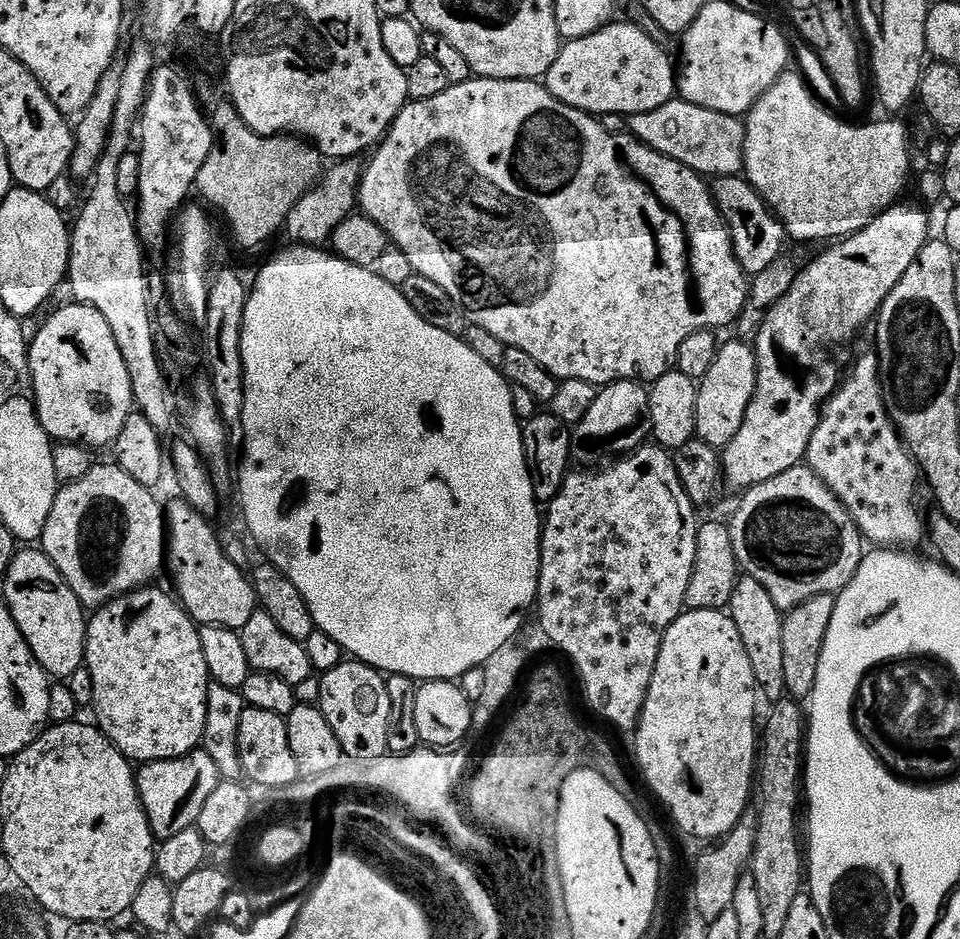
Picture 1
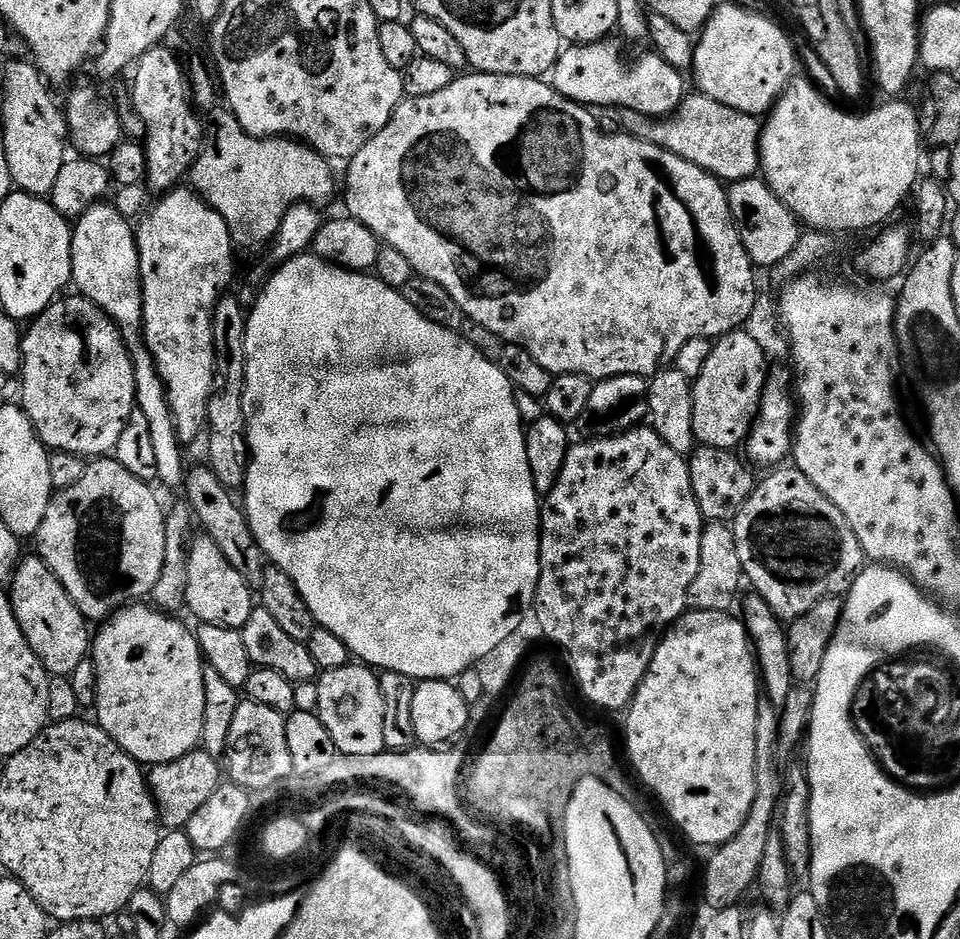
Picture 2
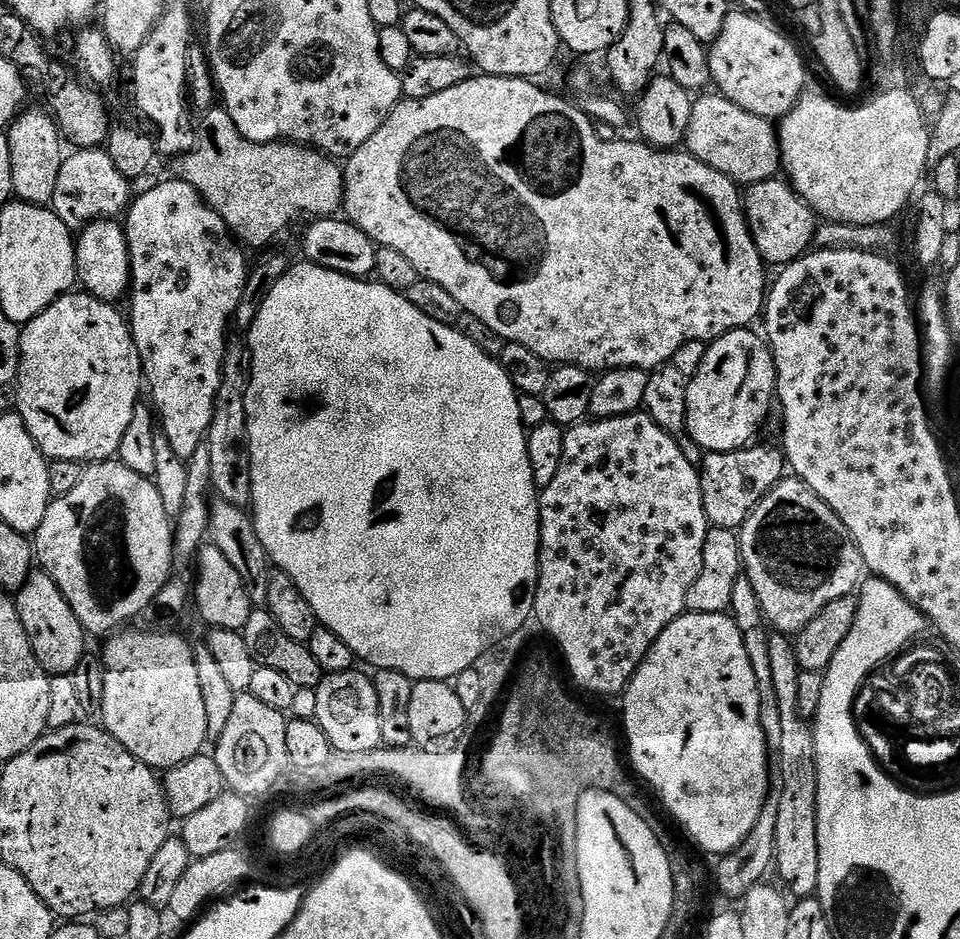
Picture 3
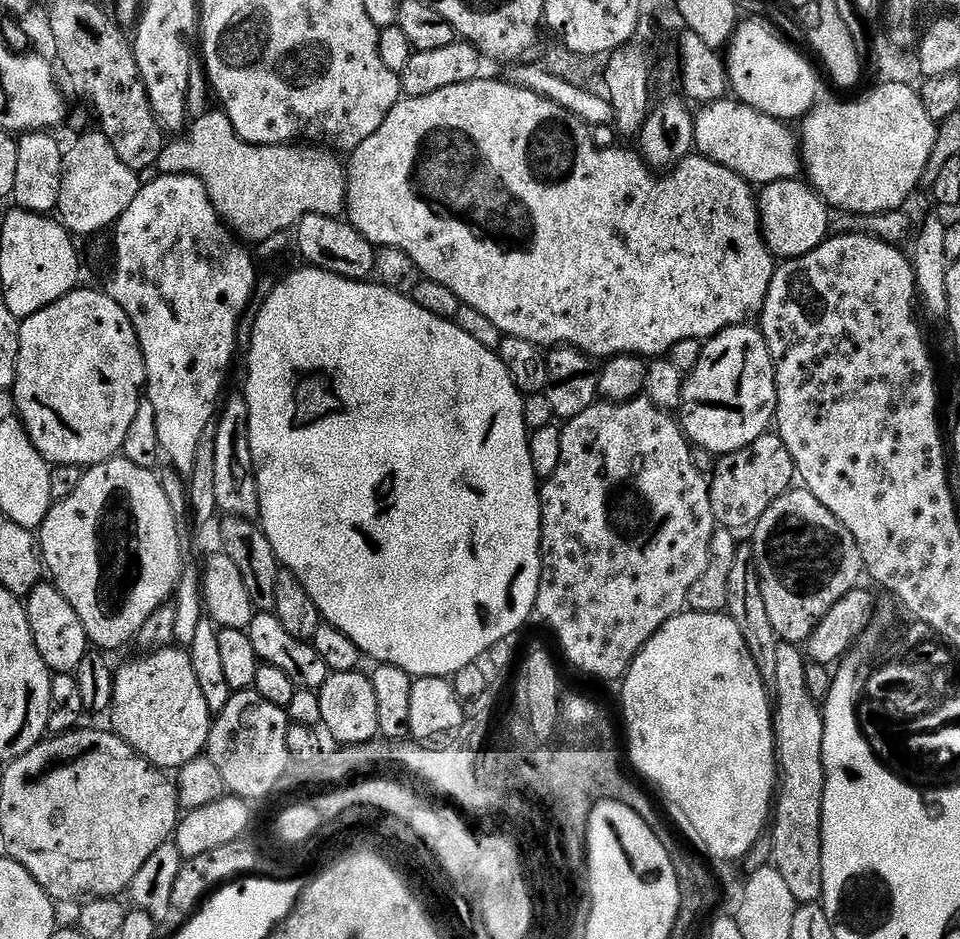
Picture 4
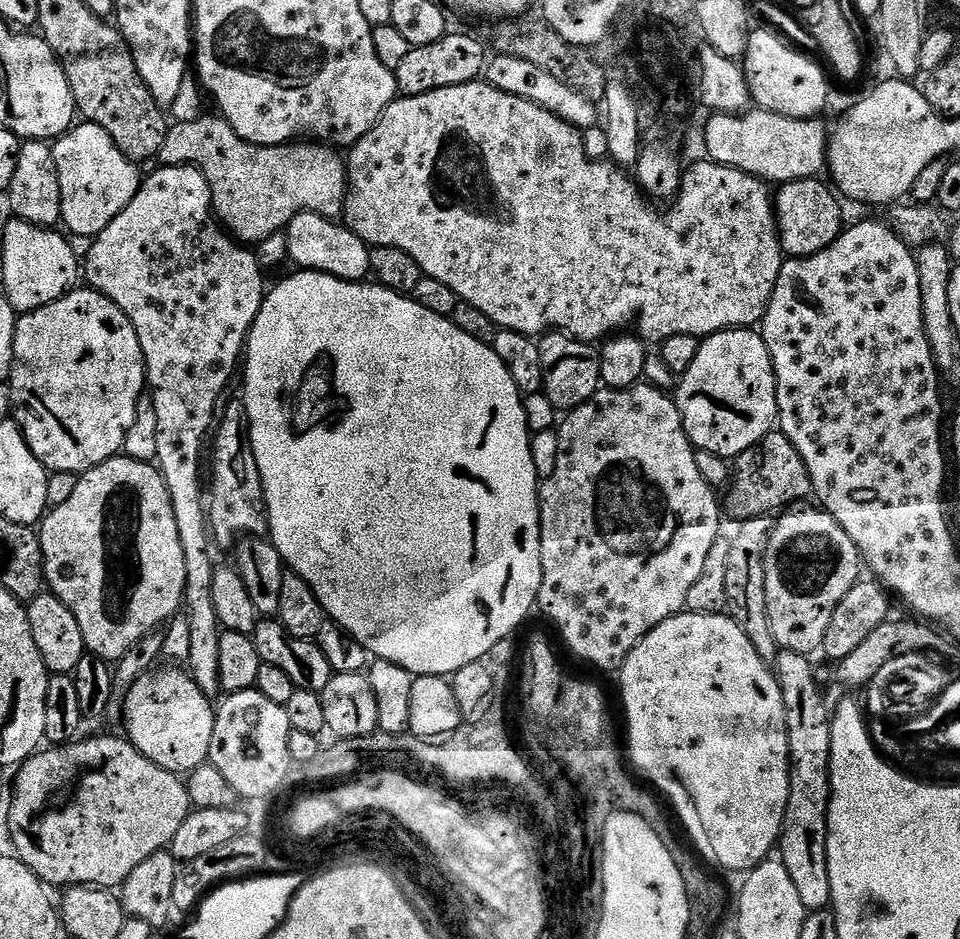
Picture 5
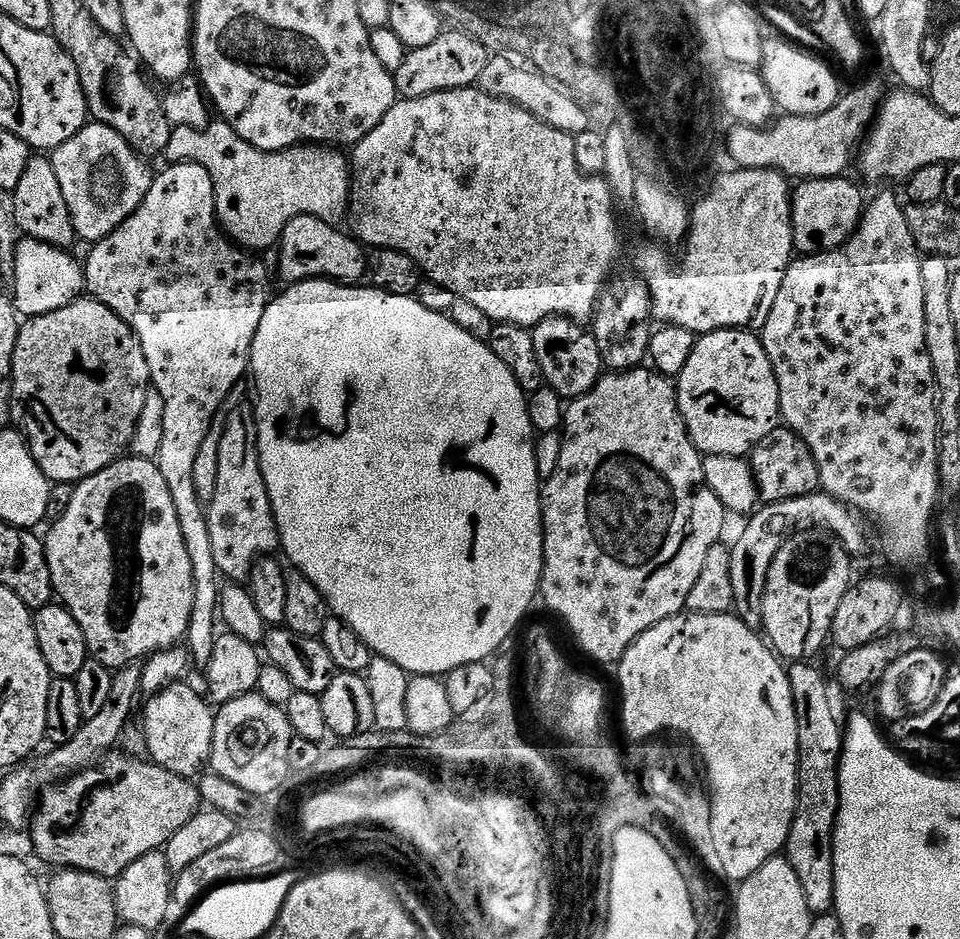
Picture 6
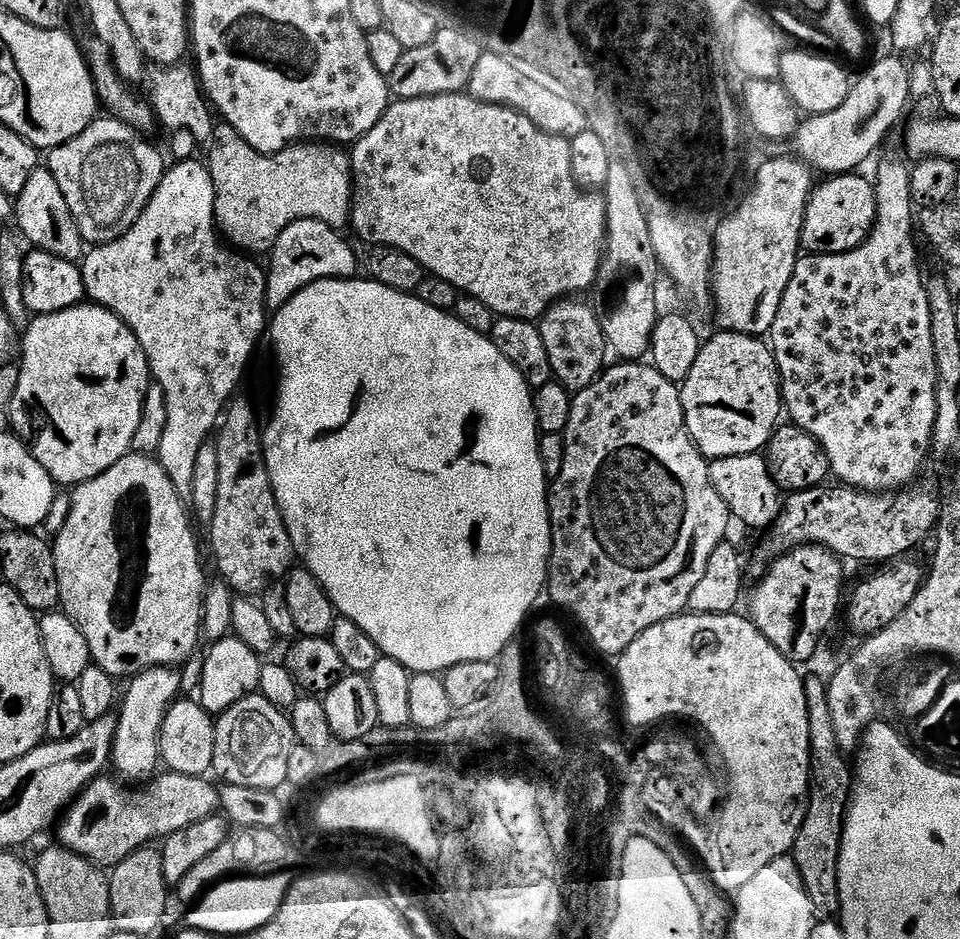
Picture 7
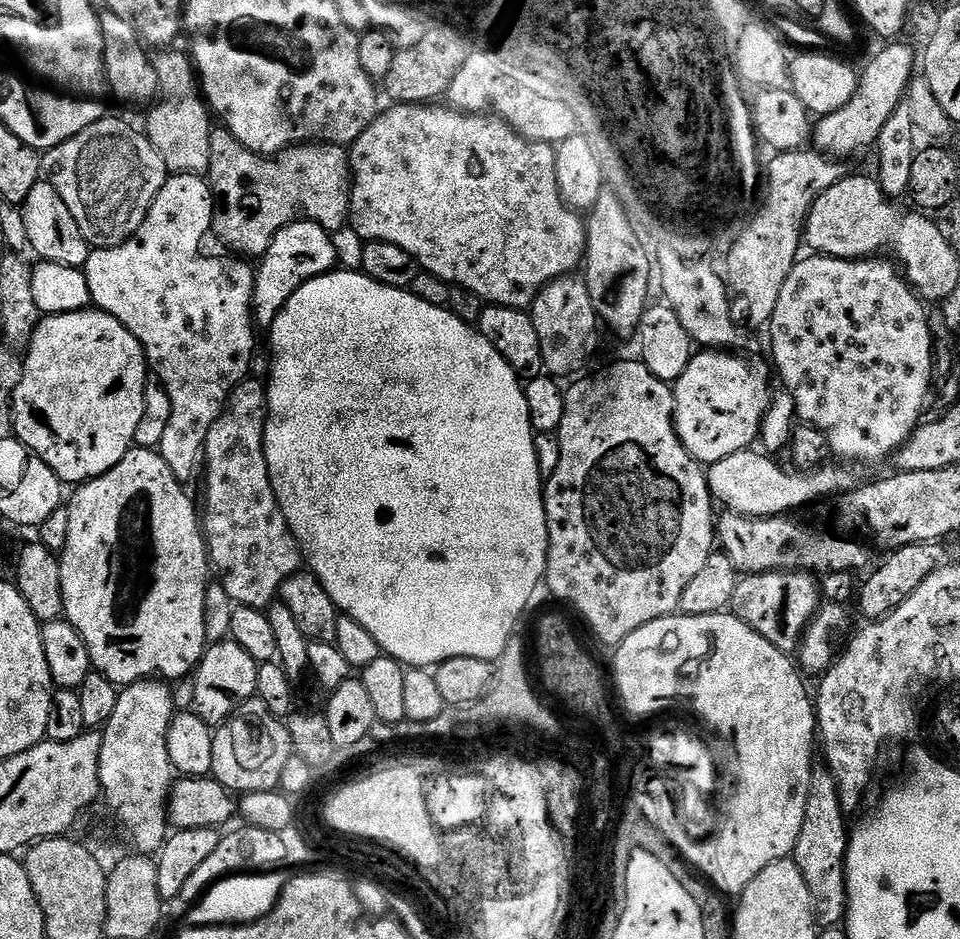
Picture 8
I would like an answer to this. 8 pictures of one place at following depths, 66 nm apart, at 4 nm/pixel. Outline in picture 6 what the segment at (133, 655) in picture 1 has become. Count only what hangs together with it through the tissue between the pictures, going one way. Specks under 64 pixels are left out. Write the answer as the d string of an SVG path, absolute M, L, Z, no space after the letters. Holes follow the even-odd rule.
M177 682L147 697L148 705L144 708L144 744L148 747L147 755L151 763L179 776L196 778L205 771L210 761L216 718L213 705L186 683Z

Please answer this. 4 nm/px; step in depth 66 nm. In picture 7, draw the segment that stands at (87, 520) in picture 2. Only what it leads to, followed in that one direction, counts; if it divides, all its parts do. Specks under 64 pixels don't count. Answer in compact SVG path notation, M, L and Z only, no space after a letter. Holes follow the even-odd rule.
M148 454L124 456L117 464L110 466L110 470L98 474L98 478L87 480L72 492L70 518L66 518L66 526L62 526L51 545L54 564L57 566L60 604L64 615L74 621L78 630L82 630L82 638L86 638L86 646L90 646L92 664L106 670L106 674L117 678L131 678L150 667L183 666L191 658L192 651L200 640L200 619L204 616L204 568L200 565L200 548L196 545L196 536L188 525L188 512L184 508L187 508L185 501L174 490L159 459Z

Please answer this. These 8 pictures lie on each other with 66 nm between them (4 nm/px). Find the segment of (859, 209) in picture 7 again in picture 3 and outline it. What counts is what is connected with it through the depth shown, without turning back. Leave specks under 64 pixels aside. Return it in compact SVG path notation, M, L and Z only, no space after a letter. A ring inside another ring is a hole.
M773 178L747 185L743 193L744 213L748 229L762 254L765 265L783 266L792 264L799 256L813 247L818 227L818 217L802 197L784 178Z

